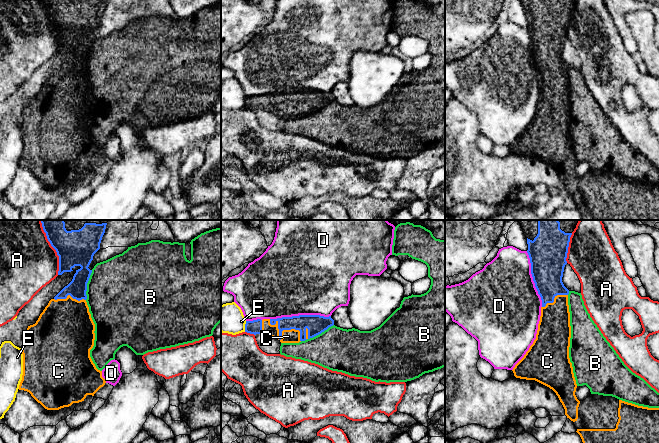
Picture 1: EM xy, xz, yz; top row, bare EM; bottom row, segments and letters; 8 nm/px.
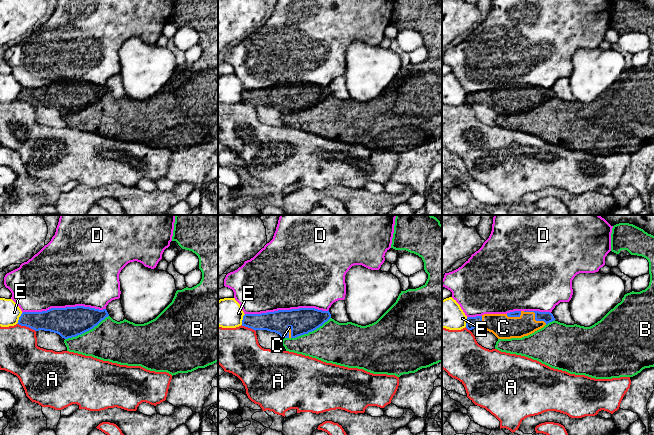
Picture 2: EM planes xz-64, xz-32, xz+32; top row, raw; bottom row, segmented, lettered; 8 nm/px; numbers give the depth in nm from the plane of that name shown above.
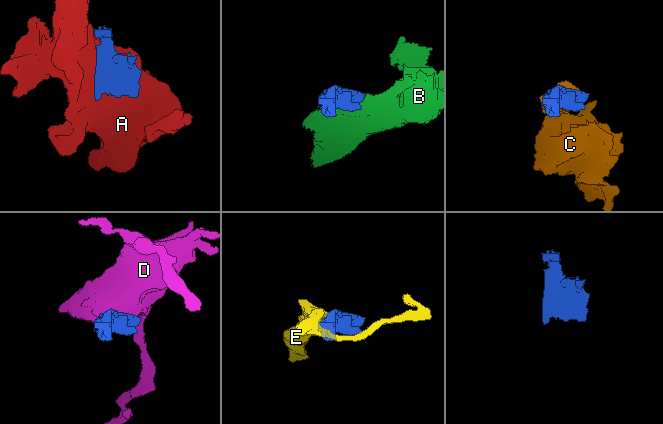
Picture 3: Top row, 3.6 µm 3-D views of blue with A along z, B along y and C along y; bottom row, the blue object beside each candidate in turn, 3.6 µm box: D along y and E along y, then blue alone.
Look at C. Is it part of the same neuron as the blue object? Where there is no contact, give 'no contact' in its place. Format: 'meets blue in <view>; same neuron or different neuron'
meets blue in xz; same neuron

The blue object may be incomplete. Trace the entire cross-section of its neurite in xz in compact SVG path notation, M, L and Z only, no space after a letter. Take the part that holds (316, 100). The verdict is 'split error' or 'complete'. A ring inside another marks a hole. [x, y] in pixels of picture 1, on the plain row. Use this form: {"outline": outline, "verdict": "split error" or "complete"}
{"outline": "M299 91L246 97L245 108L268 111L281 119L299 119L321 110L333 101L331 92Z", "verdict": "split error"}

